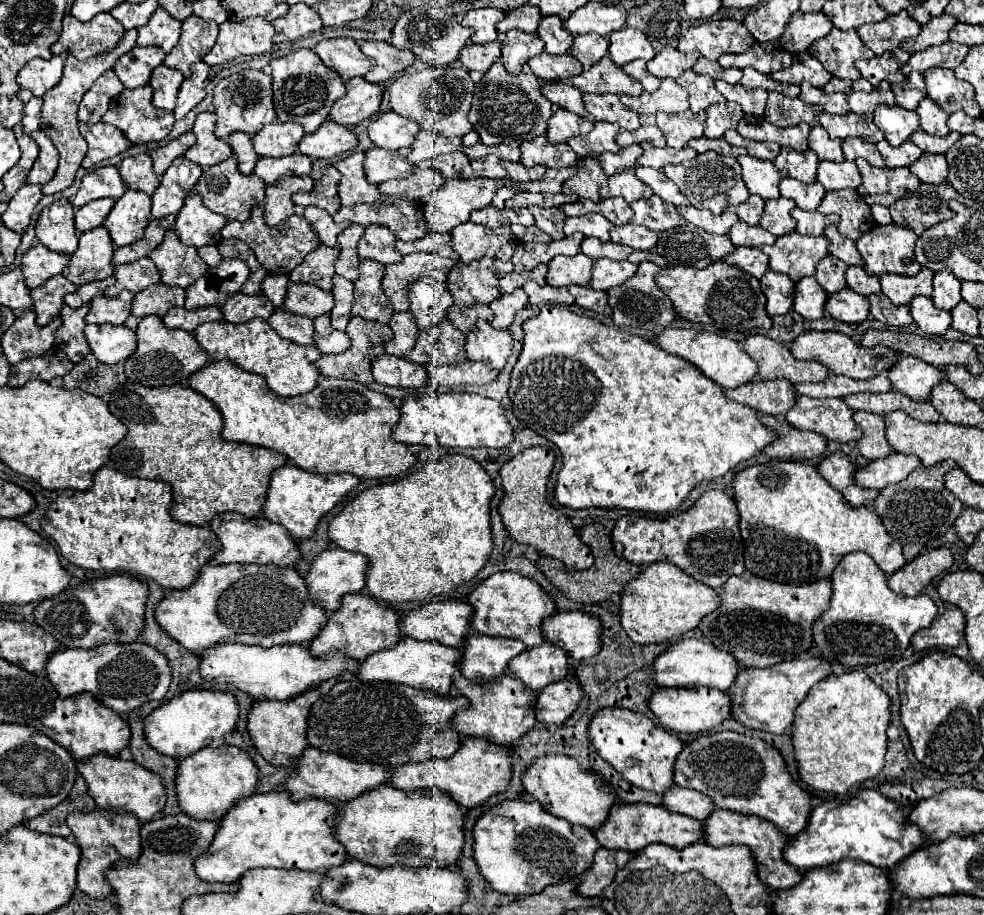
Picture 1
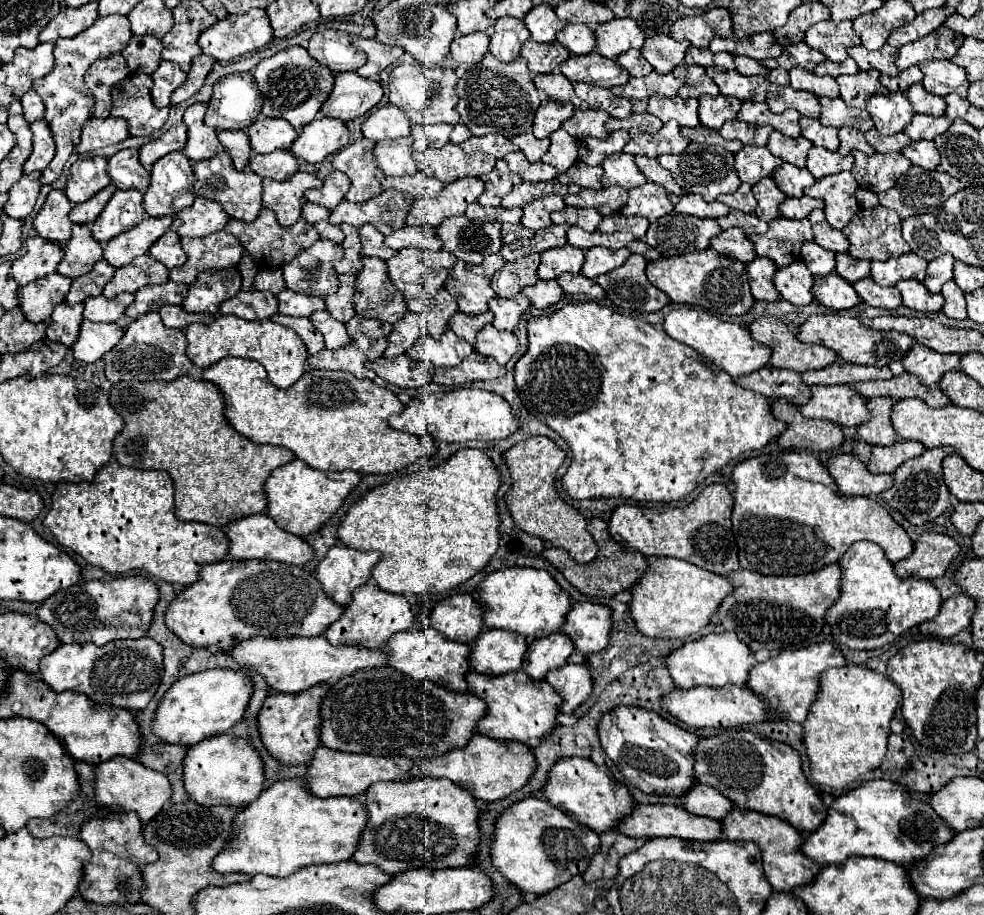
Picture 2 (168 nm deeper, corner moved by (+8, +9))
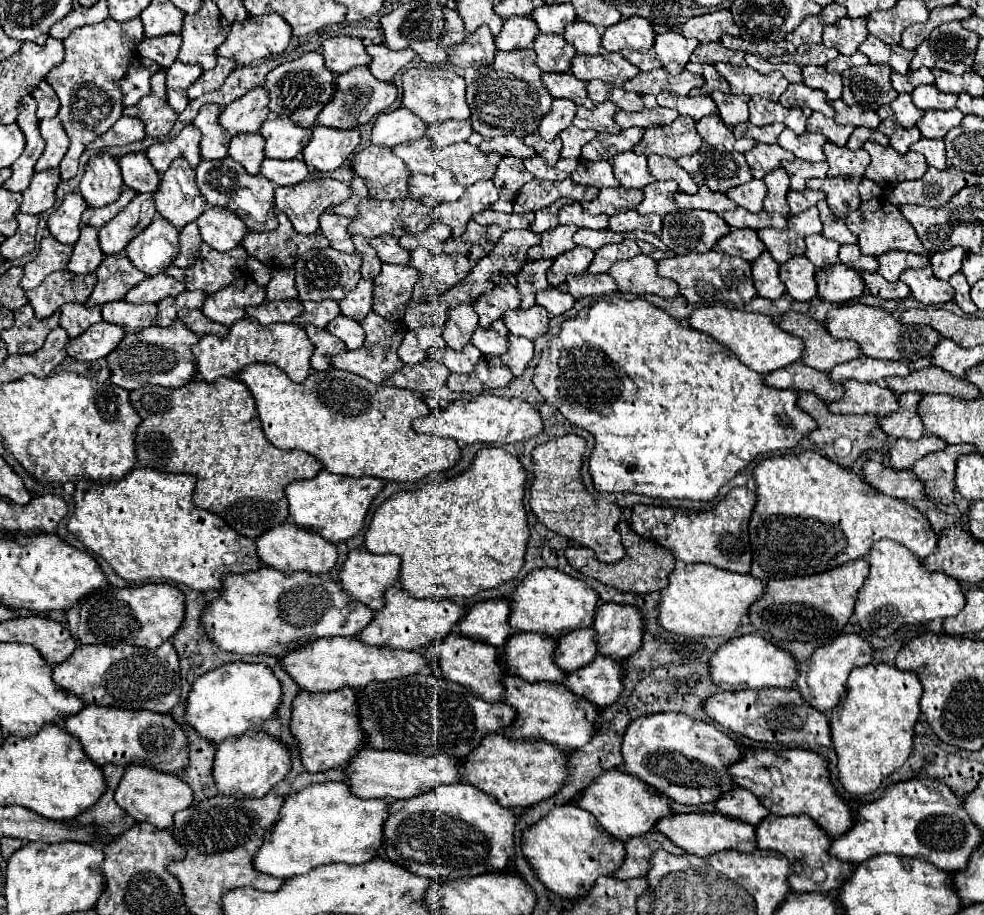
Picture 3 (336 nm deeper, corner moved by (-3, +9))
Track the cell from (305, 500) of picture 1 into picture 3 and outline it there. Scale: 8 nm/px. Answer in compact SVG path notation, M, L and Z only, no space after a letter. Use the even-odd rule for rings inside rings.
M321 469L313 479L299 479L289 483L285 487L285 495L289 499L289 515L297 525L319 533L331 543L339 543L357 535L373 497L381 489L383 481L377 477L355 479L347 475L333 475L327 469Z

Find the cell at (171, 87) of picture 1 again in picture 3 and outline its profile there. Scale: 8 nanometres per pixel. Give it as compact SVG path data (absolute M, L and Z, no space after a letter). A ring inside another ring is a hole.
M175 61L165 73L167 73L167 99L169 99L169 105L171 105L173 111L181 113L189 103L187 87L199 79L203 69L199 69L199 65L185 65L181 61Z

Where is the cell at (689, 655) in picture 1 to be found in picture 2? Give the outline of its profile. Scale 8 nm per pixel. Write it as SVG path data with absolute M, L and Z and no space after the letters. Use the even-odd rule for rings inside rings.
M712 633L706 635L698 641L688 641L682 649L672 653L668 659L668 671L674 679L674 683L682 689L692 689L698 685L708 685L708 687L724 687L728 683L732 685L746 685L748 675L752 667L756 667L756 657L754 651L746 643L742 643L736 633Z

